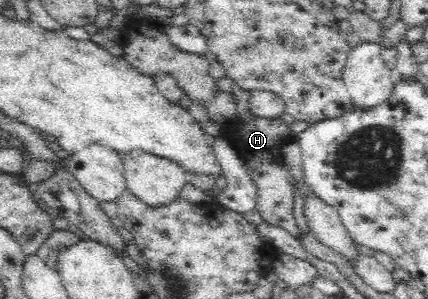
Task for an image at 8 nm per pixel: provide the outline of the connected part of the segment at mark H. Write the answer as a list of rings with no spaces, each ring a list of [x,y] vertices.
[[[257,117],[251,120],[230,121],[223,126],[219,137],[223,137],[233,144],[239,156],[244,160],[250,178],[258,187],[256,210],[262,216],[262,220],[272,226],[282,227],[299,241],[301,230],[297,227],[293,215],[294,196],[298,192],[296,181],[288,173],[283,156],[279,151],[284,143],[288,143],[291,138],[296,136],[290,136],[290,130],[280,118]]]

